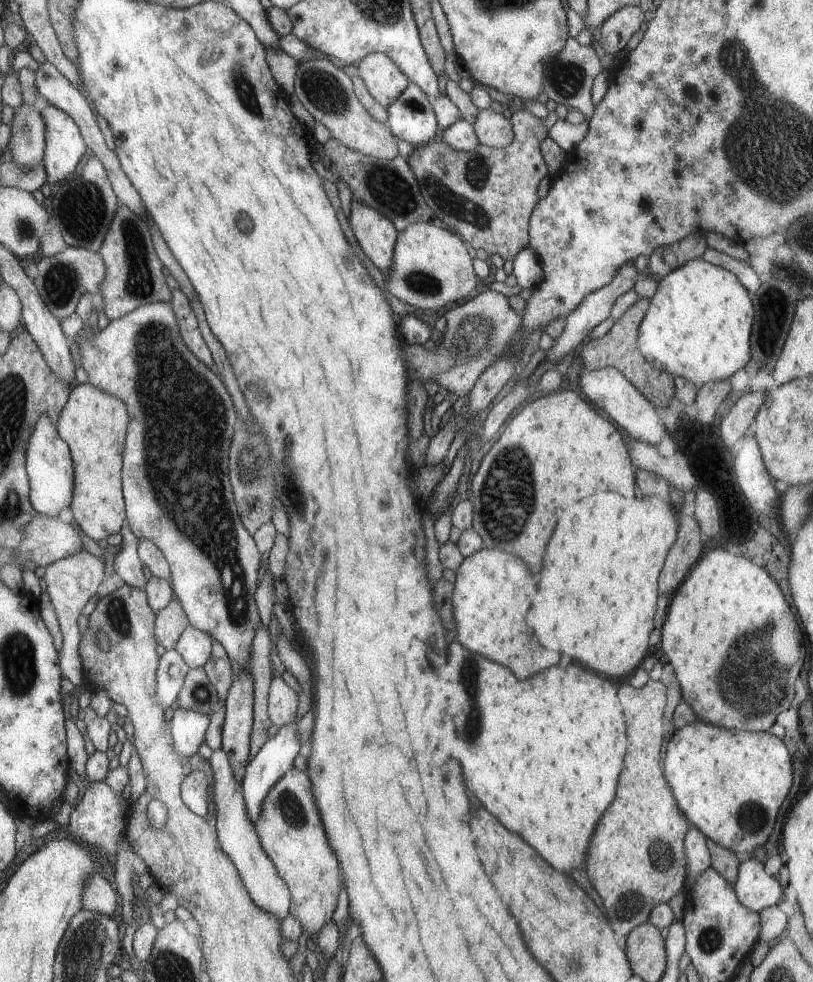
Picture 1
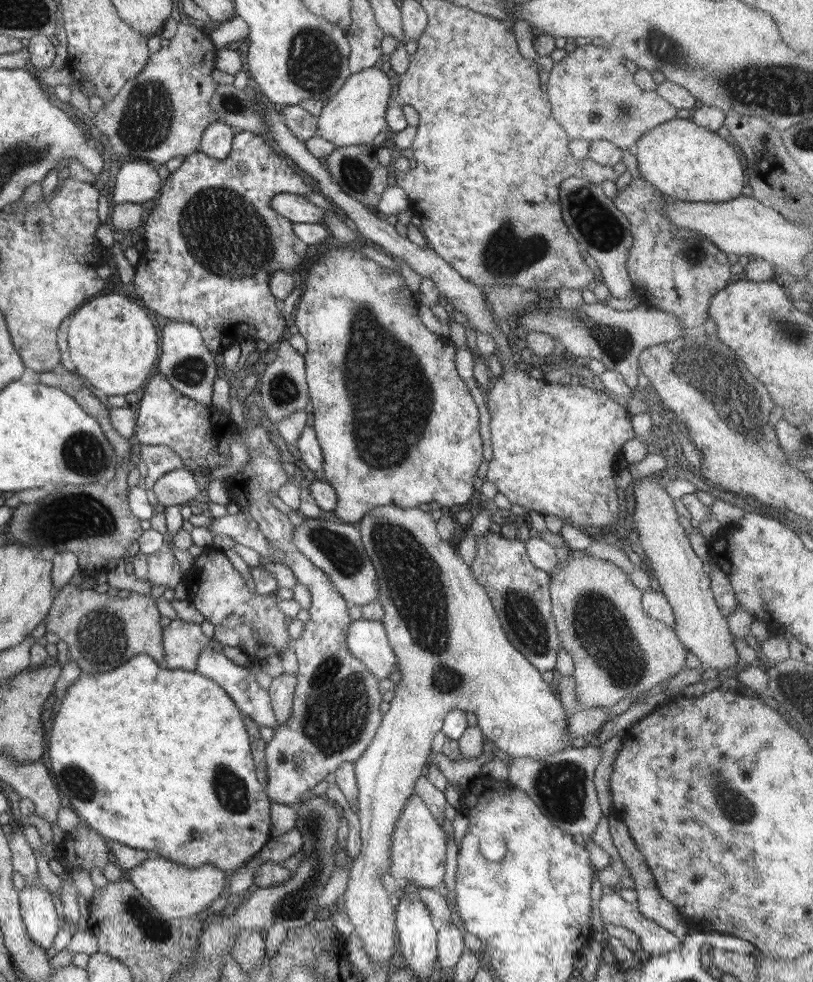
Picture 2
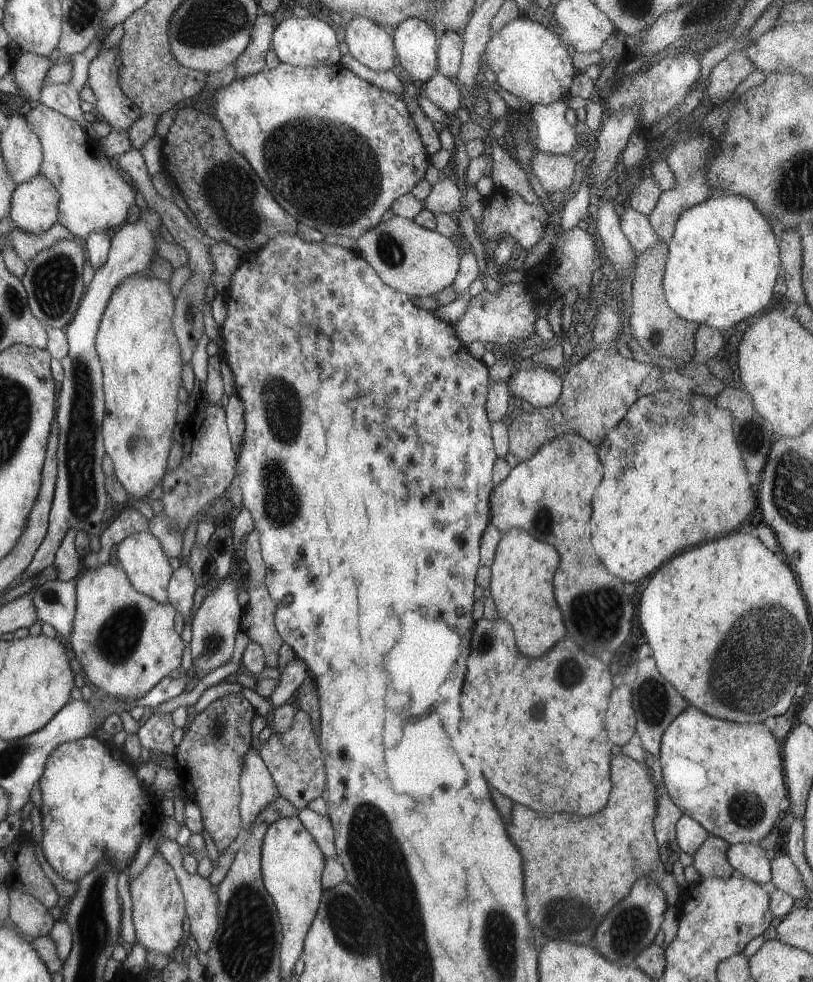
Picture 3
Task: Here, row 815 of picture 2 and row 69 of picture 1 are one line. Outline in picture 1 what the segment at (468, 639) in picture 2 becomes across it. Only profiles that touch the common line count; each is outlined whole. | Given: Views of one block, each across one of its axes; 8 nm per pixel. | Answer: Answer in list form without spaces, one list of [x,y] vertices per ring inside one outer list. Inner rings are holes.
[[[369,53],[357,64],[358,77],[365,83],[369,94],[387,108],[410,82],[385,54]]]

